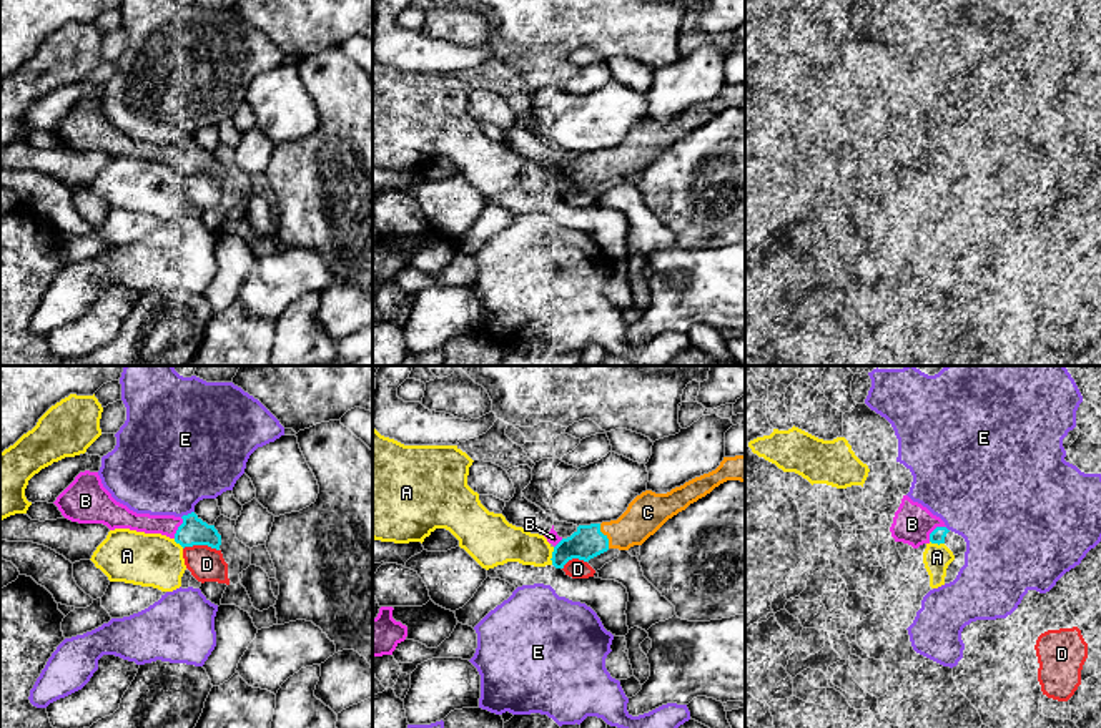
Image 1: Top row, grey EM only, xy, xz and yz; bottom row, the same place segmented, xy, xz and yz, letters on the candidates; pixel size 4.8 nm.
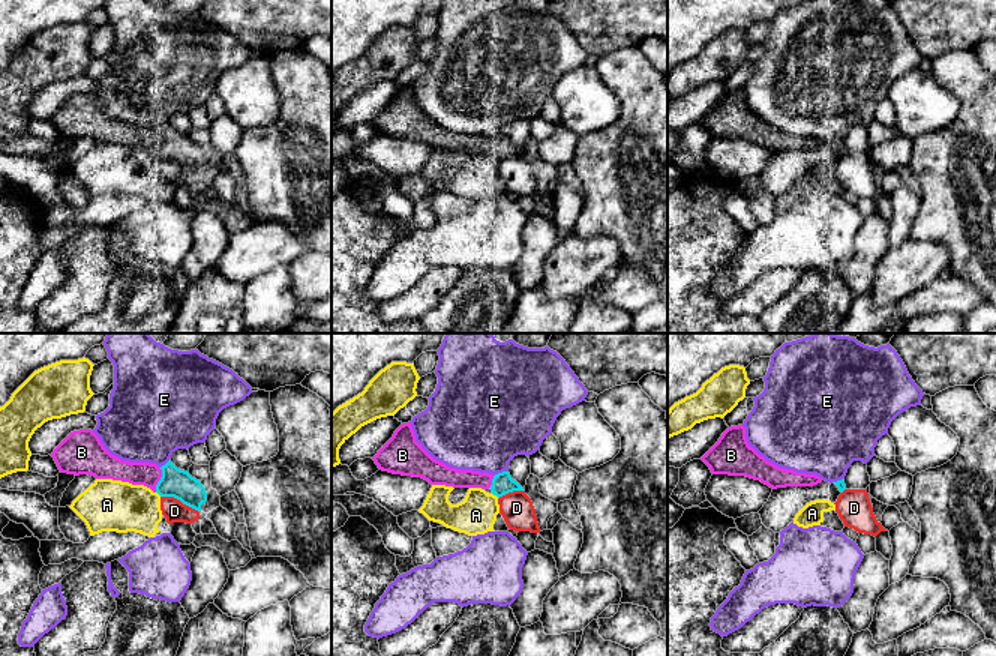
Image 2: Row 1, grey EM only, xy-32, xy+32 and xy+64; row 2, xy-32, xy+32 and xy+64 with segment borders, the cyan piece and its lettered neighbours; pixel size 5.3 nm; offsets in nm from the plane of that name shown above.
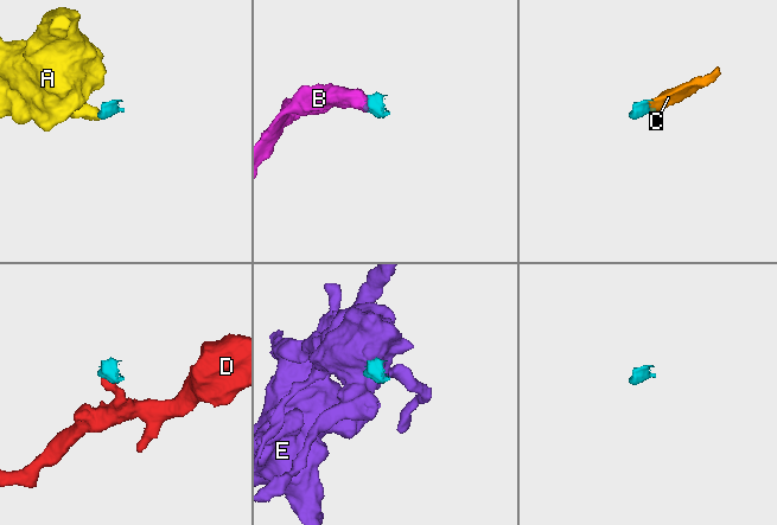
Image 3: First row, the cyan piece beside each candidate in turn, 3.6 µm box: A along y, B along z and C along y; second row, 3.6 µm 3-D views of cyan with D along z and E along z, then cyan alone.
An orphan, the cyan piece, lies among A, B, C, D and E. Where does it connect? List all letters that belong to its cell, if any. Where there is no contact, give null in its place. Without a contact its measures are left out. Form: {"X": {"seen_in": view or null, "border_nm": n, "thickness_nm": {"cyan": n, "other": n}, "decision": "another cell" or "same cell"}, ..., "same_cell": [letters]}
{"A": {"seen_in": "xz", "border_nm": 90, "thickness_nm": {"cyan": 160, "other": 200}, "decision": "another cell"}, "B": {"seen_in": "yz", "border_nm": 120, "thickness_nm": {"cyan": 70, "other": 190}, "decision": "same cell"}, "C": {"seen_in": "xz", "border_nm": 130, "thickness_nm": {"cyan": 160, "other": 190}, "decision": "same cell"}, "D": {"seen_in": "xy", "border_nm": 180, "thickness_nm": {"cyan": 140, "other": 170}, "decision": "another cell"}, "E": {"seen_in": "xy", "border_nm": 70, "thickness_nm": {"cyan": 140, "other": 460}, "decision": "another cell"}, "same_cell": ["B", "C"]}

